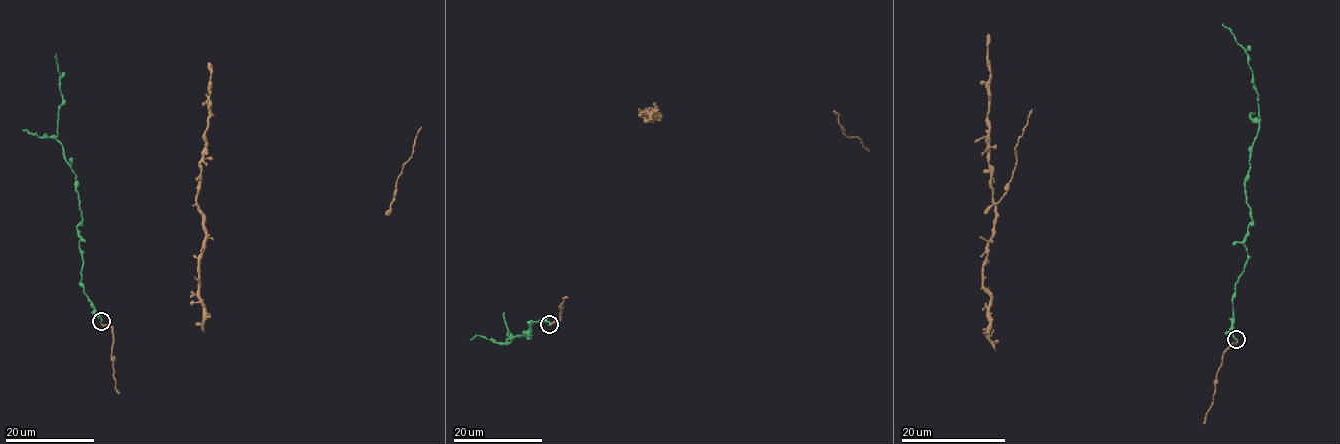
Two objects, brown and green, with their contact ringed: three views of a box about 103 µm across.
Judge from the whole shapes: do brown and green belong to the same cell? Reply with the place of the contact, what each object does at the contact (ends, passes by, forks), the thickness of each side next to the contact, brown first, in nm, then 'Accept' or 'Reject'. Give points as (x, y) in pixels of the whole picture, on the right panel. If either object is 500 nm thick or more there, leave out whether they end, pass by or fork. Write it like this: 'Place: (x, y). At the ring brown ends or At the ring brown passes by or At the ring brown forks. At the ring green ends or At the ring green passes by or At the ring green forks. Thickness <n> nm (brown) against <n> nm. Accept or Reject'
Place: (1236, 339). At the ring brown ends. At the ring green ends. Thickness 220 nm (brown) against 200 nm. Accept

